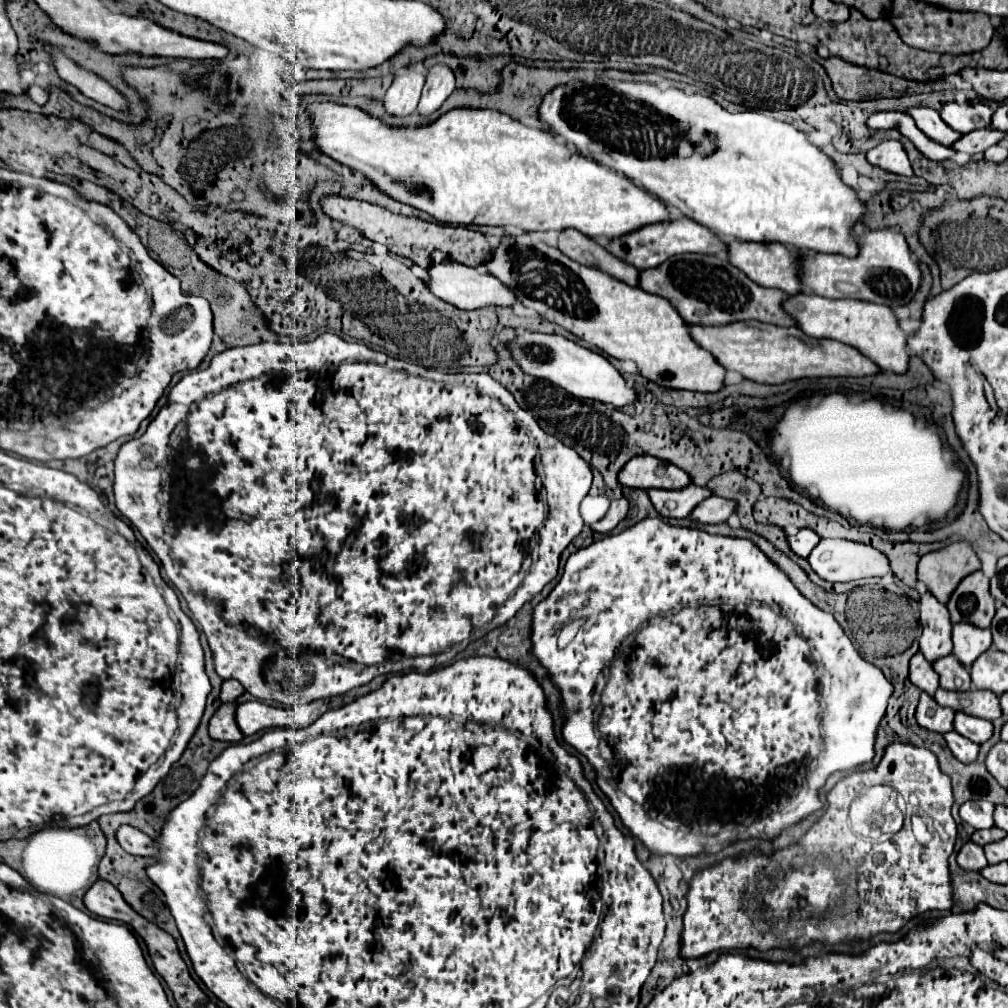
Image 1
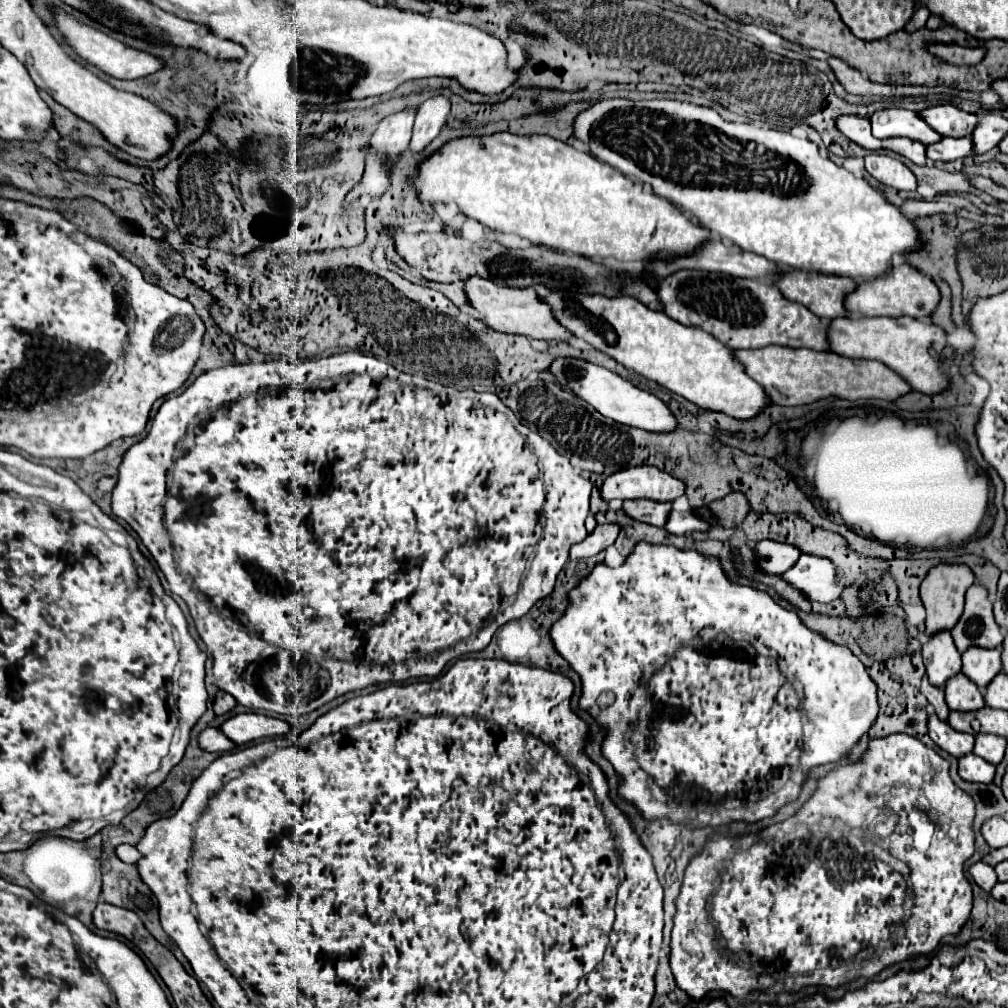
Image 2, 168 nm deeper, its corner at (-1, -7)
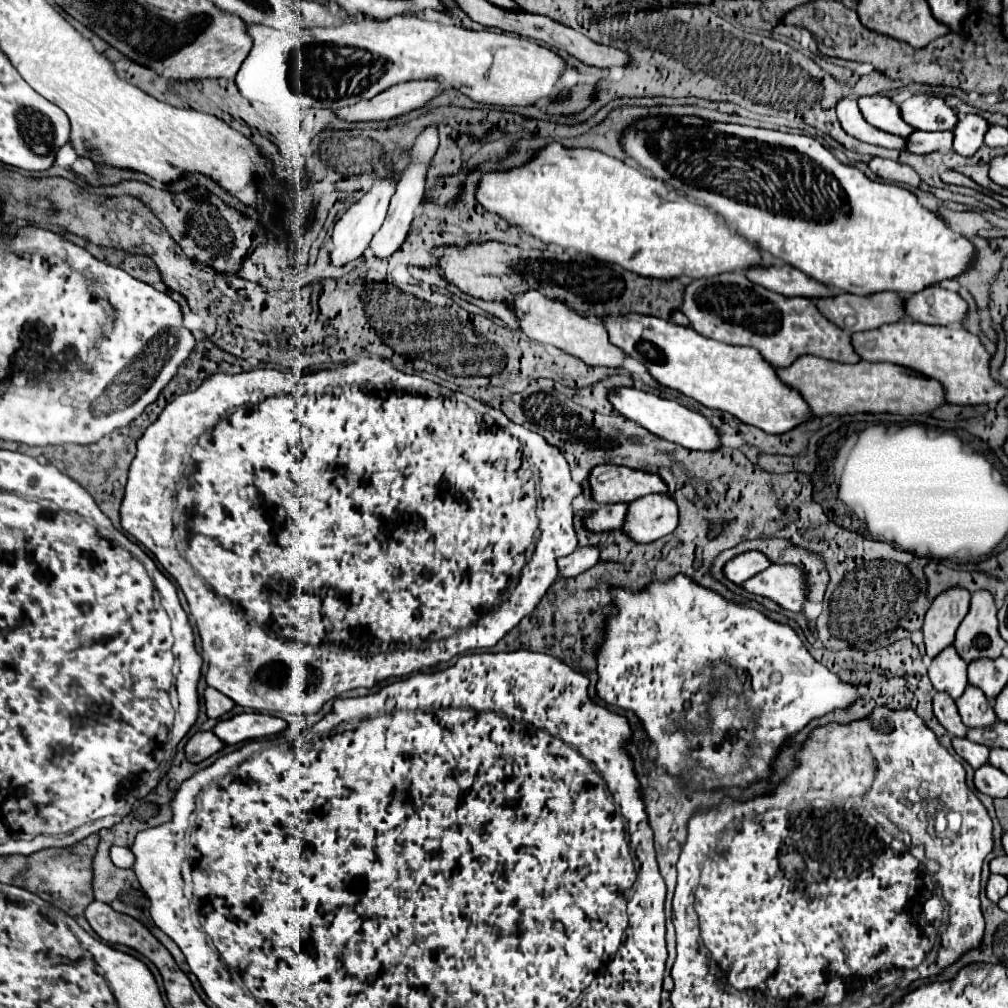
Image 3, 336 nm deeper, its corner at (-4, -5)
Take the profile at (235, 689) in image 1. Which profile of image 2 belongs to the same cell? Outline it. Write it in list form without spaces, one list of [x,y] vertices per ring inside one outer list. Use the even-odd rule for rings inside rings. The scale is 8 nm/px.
[[[218,691],[216,693],[216,701],[214,701],[214,713],[216,715],[222,715],[222,713],[228,713],[230,709],[236,707],[236,699],[232,695],[228,695],[226,691]]]

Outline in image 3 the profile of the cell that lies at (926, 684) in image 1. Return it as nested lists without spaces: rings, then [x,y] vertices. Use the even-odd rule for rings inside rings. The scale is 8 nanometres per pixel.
[[[935,693],[933,697],[933,711],[935,717],[939,719],[939,723],[953,735],[953,737],[965,737],[967,735],[967,727],[963,725],[955,701],[951,697],[947,697],[947,693]]]

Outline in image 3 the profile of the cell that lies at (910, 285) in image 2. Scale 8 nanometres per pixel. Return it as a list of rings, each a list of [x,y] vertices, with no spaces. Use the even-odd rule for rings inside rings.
[[[927,287],[905,299],[905,311],[907,317],[927,325],[961,325],[967,317],[969,305],[959,293],[941,287]]]

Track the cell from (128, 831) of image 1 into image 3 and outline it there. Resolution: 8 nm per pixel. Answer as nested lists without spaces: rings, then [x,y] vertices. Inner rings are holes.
[[[113,847],[113,849],[111,849],[111,861],[113,861],[117,867],[129,869],[129,867],[133,867],[135,857],[133,857],[131,849],[127,849],[127,847]]]

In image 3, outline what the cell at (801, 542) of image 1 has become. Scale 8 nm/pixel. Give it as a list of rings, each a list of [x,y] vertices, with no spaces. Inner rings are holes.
[[[749,551],[749,553],[741,553],[739,557],[731,559],[725,563],[723,567],[723,575],[733,581],[733,583],[743,583],[747,581],[749,577],[757,575],[759,571],[767,569],[771,563],[769,559],[763,555],[763,553],[755,553],[755,551]]]

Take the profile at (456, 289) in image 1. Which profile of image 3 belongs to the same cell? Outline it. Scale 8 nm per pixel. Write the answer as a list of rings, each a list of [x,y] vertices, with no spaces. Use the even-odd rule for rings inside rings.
[[[535,289],[523,293],[515,301],[511,311],[519,319],[523,333],[527,333],[529,337],[533,337],[535,341],[539,341],[543,345],[557,347],[557,349],[581,359],[583,363],[587,363],[591,367],[615,367],[617,369],[623,365],[623,361],[627,357],[619,347],[609,343],[609,335],[607,335],[603,321],[599,321],[595,317],[581,317],[575,311],[571,311],[567,305],[563,305],[561,301],[551,301]]]

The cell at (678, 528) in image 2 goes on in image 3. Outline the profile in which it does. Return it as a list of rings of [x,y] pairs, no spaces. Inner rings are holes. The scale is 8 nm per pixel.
[[[655,493],[629,505],[621,531],[635,543],[649,543],[669,535],[677,521],[677,503],[669,495]]]

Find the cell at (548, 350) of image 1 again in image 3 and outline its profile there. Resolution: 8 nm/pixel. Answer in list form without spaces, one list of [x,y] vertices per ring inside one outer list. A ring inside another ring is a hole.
[[[627,387],[613,391],[609,395],[609,401],[613,403],[615,411],[619,411],[623,417],[639,423],[641,427],[649,429],[653,435],[659,435],[661,439],[673,441],[685,449],[695,449],[695,451],[719,451],[721,449],[721,435],[719,435],[717,427],[701,413],[691,411],[675,401],[661,399],[661,397],[645,393],[641,389],[627,389]]]

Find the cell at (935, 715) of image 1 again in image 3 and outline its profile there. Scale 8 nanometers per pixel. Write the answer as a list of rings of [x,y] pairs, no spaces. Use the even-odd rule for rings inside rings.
[[[953,737],[953,749],[959,757],[963,757],[973,769],[979,769],[981,765],[987,765],[989,749],[985,745],[975,745],[969,739],[957,739]]]

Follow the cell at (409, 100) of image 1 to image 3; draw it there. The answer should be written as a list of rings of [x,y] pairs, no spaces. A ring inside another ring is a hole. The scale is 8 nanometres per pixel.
[[[377,179],[373,189],[359,203],[355,203],[351,209],[347,209],[347,213],[335,223],[335,231],[331,237],[331,255],[329,255],[331,265],[343,267],[343,265],[359,259],[365,253],[373,233],[383,225],[383,219],[385,219],[387,207],[389,207],[389,199],[393,193],[395,193],[395,183],[391,179]]]

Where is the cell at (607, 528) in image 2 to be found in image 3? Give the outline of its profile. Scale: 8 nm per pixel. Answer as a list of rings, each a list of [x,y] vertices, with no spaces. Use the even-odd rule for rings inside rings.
[[[581,547],[575,549],[571,555],[559,559],[559,577],[575,577],[591,569],[599,561],[599,549],[597,547]]]

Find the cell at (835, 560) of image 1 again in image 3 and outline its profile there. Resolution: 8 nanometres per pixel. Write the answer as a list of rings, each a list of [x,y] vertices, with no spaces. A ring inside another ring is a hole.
[[[771,565],[741,583],[747,593],[767,597],[779,607],[801,611],[805,605],[805,573],[797,565]]]

